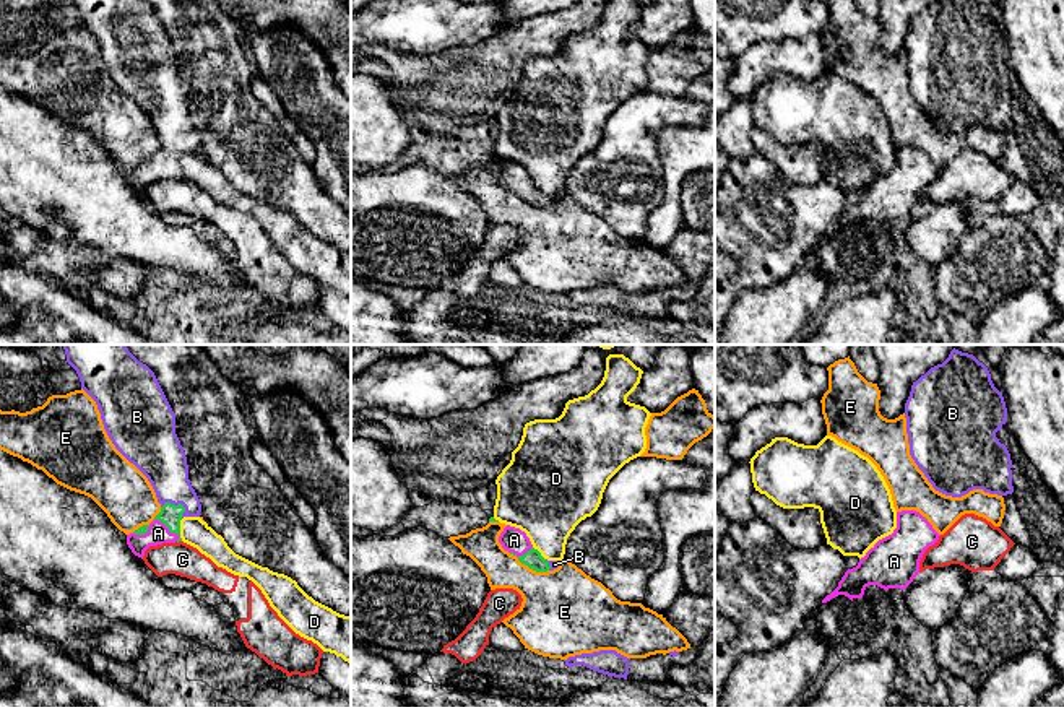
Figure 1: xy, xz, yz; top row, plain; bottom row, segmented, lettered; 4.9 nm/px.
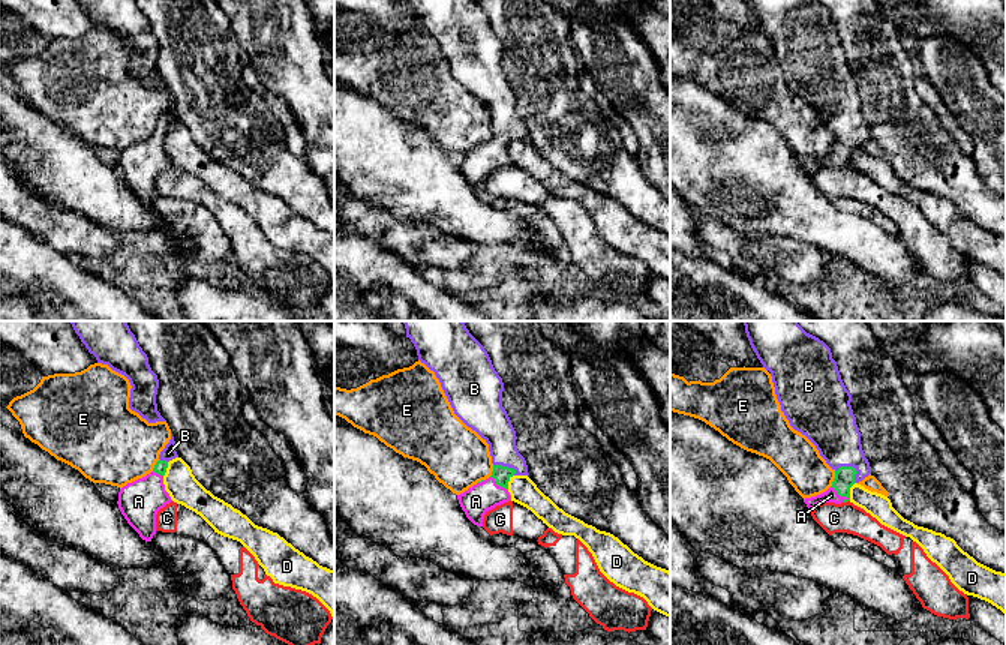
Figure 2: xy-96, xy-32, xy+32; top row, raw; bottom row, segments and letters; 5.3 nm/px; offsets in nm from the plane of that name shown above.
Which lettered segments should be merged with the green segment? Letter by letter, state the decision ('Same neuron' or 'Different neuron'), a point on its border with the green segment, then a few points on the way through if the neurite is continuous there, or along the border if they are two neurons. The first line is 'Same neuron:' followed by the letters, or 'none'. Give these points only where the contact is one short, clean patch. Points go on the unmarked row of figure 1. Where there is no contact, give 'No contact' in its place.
Same neuron: A, B
A: Same neuron. Touches green at xy (168, 163). Path across: xy (171, 151), (168, 163), (158, 169)
B: Same neuron. Touches green at xy (173, 140). Path across: xy (171, 151), (173, 140), (173, 122), (160, 93)
C: Different neuron. Touches green at xy (177, 177). Boundary: xy (181, 176), (176, 177)
D: Different neuron. Touches green at xy (179, 163). Boundary: xy (182, 155), (179, 169)
E: Different neuron. Touches green at xz (528, 202)

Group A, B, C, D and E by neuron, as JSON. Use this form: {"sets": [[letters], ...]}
{"sets": [["A", "B"], ["C"], ["D"], ["E"]]}

